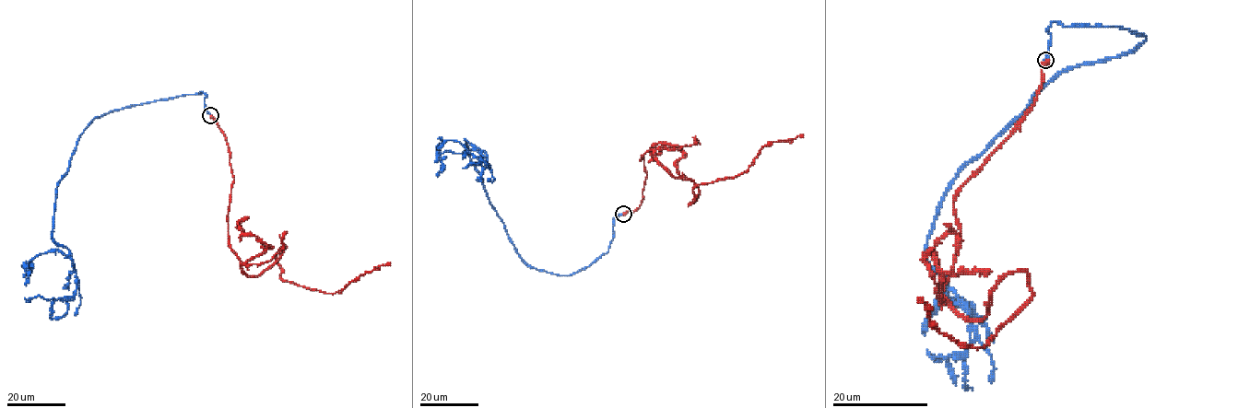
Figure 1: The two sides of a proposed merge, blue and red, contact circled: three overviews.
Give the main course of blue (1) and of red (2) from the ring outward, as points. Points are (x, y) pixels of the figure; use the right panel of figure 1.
1: (1045, 60), (1055, 21), (1147, 39), (1050, 79), (952, 181), (926, 256), (969, 343), (938, 355)
2: (1045, 60), (1033, 105), (955, 197), (942, 288), (964, 318), (1008, 273), (1032, 297), (984, 346), (918, 299)

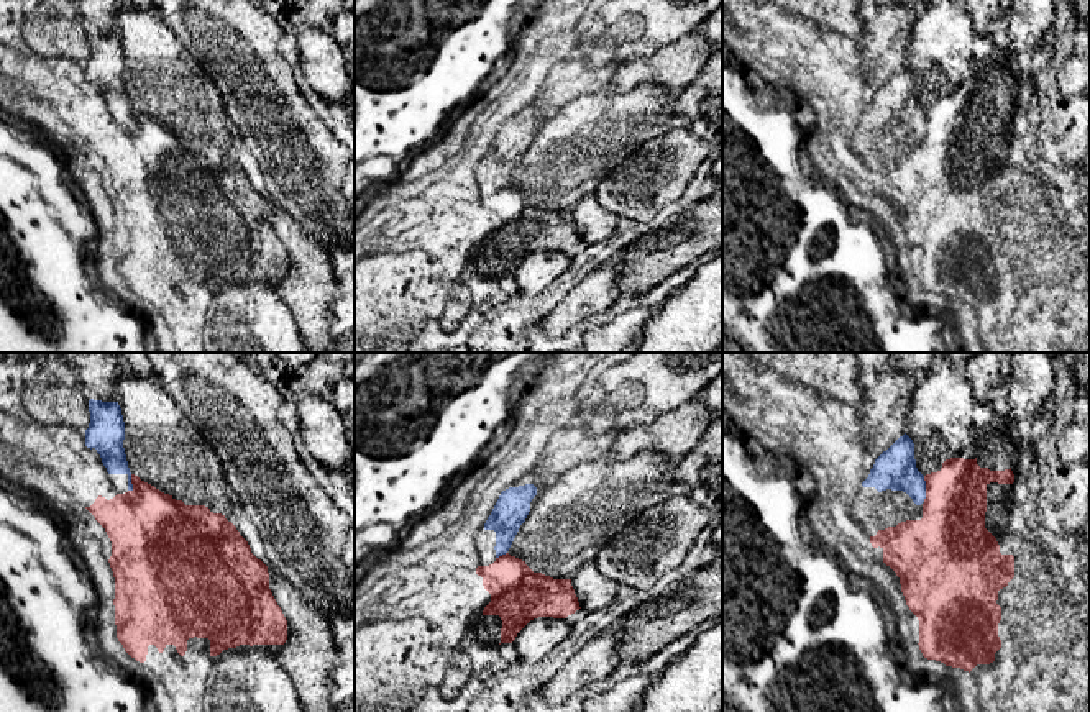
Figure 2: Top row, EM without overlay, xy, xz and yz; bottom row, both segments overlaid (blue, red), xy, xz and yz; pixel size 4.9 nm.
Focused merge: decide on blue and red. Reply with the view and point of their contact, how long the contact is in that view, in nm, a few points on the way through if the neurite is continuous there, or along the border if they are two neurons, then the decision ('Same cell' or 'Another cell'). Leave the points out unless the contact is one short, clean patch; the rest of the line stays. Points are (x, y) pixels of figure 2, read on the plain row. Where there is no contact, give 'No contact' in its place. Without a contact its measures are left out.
Touches blue at yz (925, 122). Shared border 130 nm. Path across: yz (895, 100), (925, 122), (951, 148), (952, 164). Same cell

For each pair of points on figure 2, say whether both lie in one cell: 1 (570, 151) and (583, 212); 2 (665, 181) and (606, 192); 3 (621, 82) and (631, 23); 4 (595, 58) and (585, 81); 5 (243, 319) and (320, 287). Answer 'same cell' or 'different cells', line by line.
1: different cells
2: same cell
3: different cells
4: different cells
5: different cells

